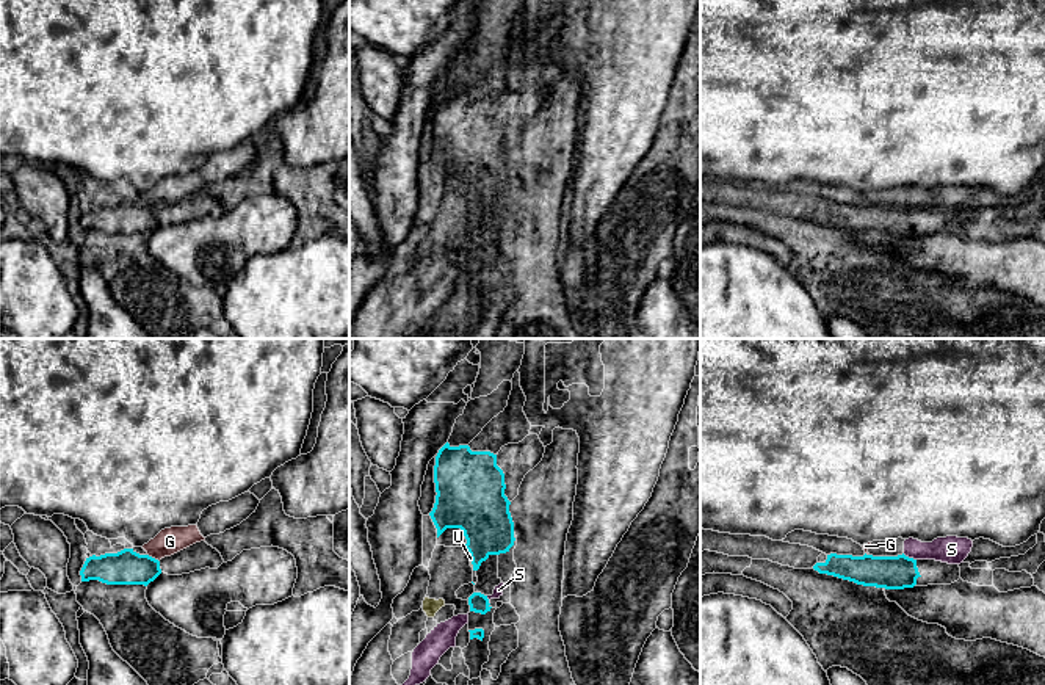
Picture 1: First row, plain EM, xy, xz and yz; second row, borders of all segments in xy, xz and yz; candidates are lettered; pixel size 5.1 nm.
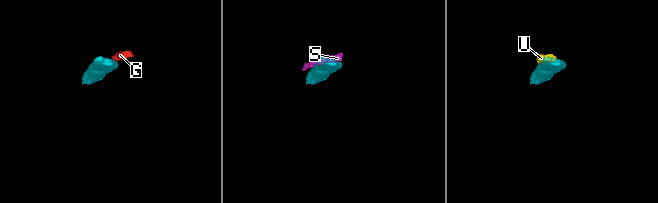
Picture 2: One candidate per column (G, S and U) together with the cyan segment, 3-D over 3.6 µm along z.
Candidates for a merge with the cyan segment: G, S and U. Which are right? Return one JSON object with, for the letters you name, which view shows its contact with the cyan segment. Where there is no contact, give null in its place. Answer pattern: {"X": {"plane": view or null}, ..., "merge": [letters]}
{"merge": []}

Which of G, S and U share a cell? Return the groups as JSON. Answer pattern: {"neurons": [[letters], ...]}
{"neurons": [["G", "S", "U"]]}

